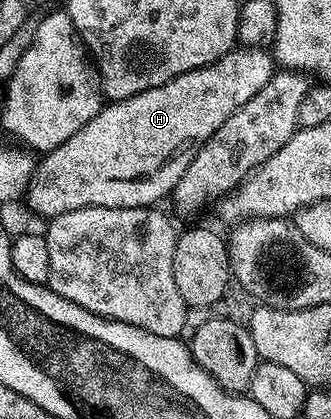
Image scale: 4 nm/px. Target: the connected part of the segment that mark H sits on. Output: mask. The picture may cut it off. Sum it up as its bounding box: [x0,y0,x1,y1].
[26,46,274,218]

